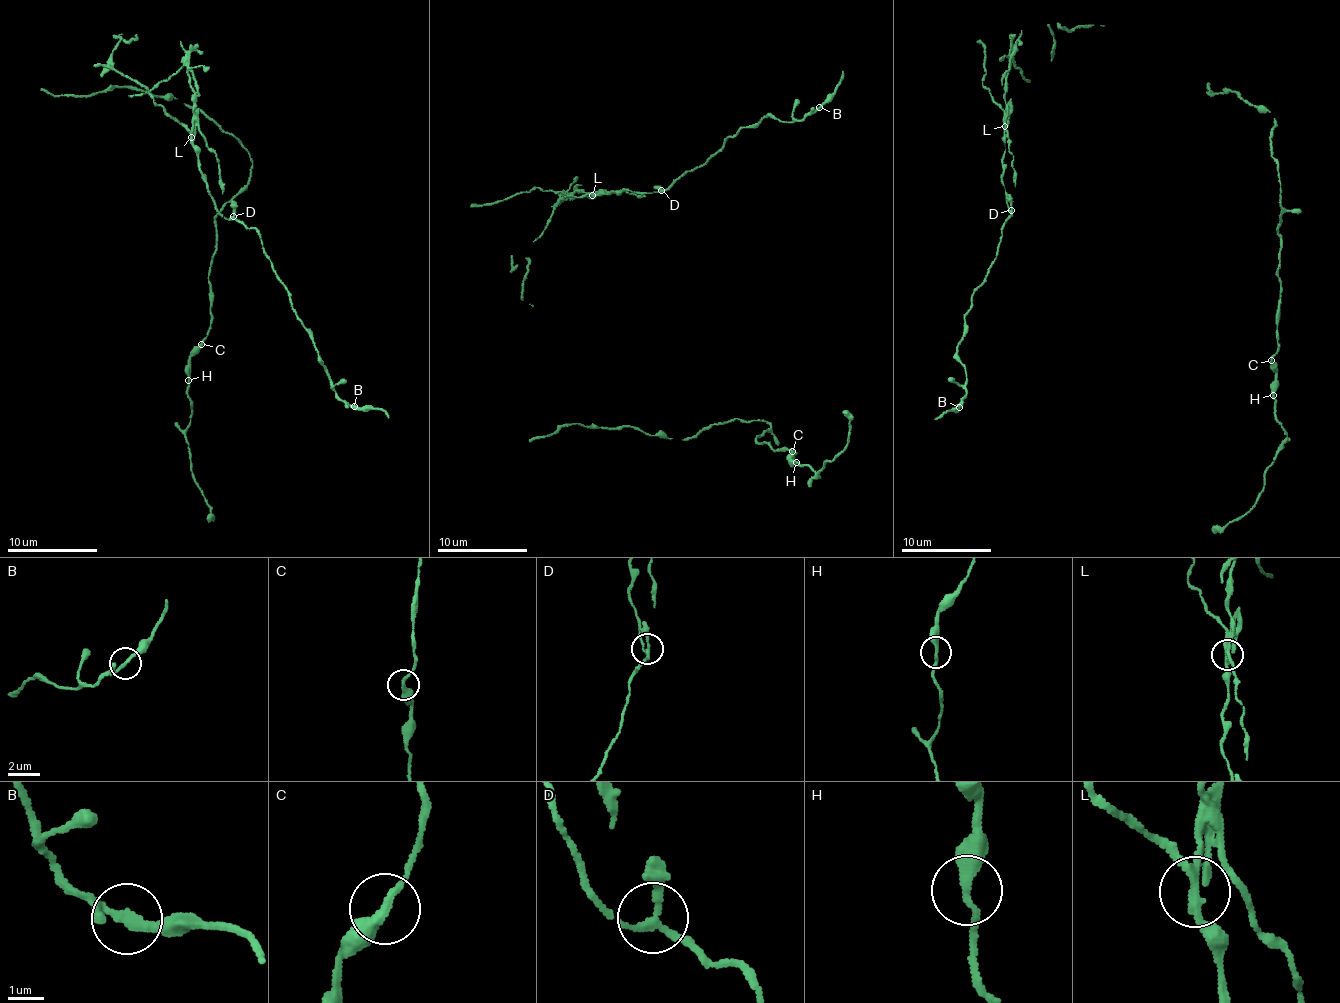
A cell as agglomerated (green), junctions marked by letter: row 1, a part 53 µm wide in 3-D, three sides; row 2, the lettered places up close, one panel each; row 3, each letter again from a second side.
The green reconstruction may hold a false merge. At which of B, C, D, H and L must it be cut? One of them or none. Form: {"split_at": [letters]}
{"split_at": ["L"]}

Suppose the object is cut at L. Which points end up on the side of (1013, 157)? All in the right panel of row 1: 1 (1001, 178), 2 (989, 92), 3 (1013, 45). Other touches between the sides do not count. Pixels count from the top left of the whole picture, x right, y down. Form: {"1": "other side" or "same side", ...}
{"1": "other side", "2": "other side", "3": "same side"}

